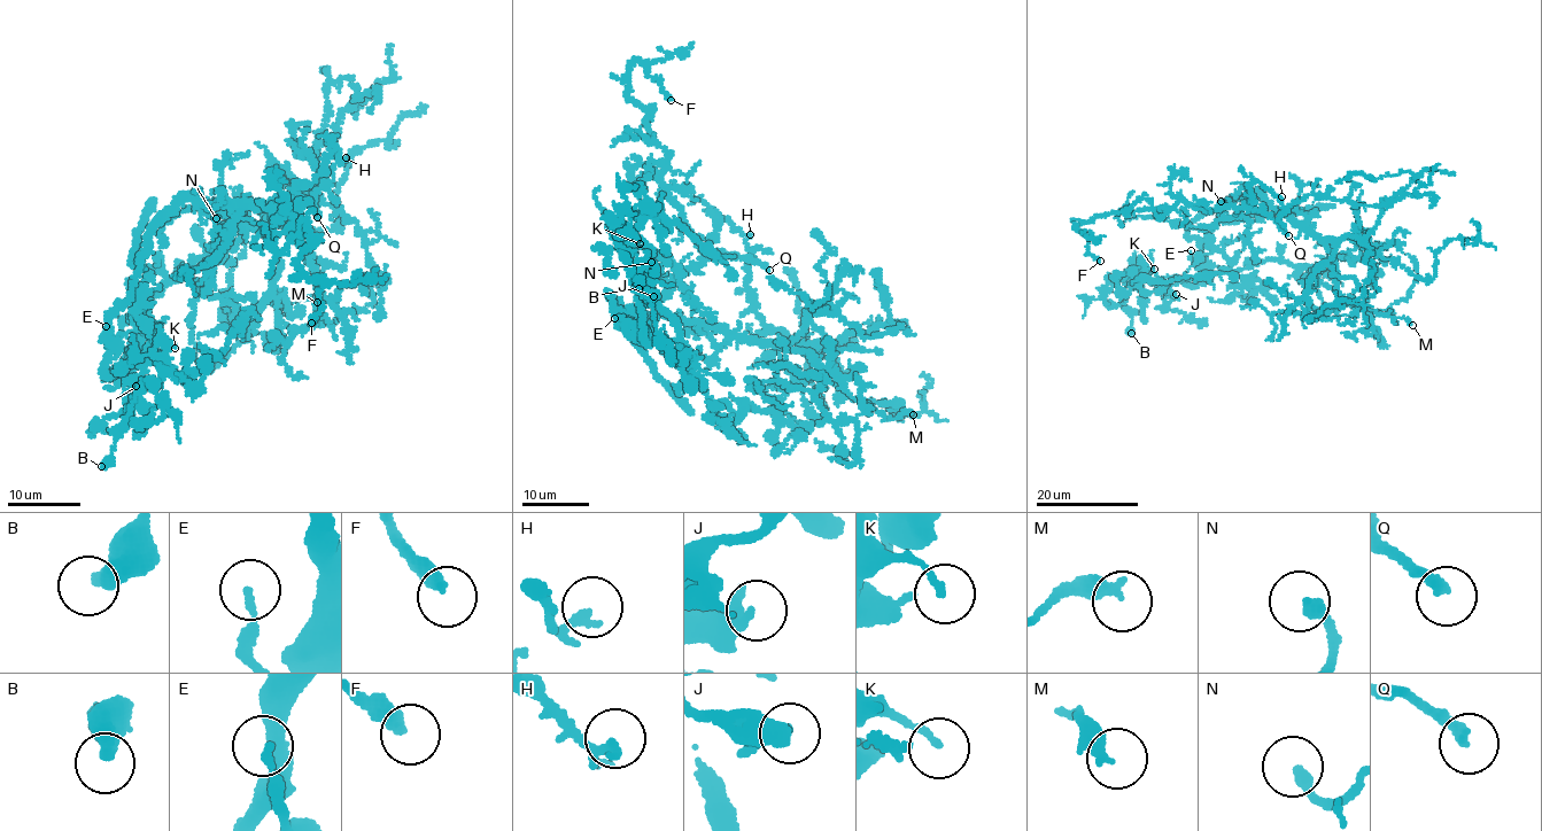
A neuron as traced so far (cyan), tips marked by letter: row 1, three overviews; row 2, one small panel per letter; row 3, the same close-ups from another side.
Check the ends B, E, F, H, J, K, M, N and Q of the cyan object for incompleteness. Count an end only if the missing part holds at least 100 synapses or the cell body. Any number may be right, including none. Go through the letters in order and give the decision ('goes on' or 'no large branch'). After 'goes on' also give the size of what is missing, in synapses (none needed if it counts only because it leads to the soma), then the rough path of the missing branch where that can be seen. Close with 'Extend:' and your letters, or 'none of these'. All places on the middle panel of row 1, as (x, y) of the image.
B: no large branch
E: no large branch
F: no large branch
H: no large branch
J: no large branch
K: no large branch
M: no large branch
N: no large branch
Q: no large branch
Extend: none of these

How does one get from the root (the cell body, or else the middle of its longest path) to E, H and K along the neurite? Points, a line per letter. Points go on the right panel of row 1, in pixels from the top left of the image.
E: (1248, 194), (1231, 199), (1190, 225), (1187, 235), (1199, 241), (1200, 256), (1194, 261), (1191, 250)
H: (1248, 194), (1258, 192), (1248, 209), (1253, 201), (1249, 187), (1254, 183), (1281, 196)
K: (1248, 194), (1190, 225), (1207, 280), (1187, 286), (1178, 277), (1154, 282), (1140, 276), (1144, 266), (1154, 269)

